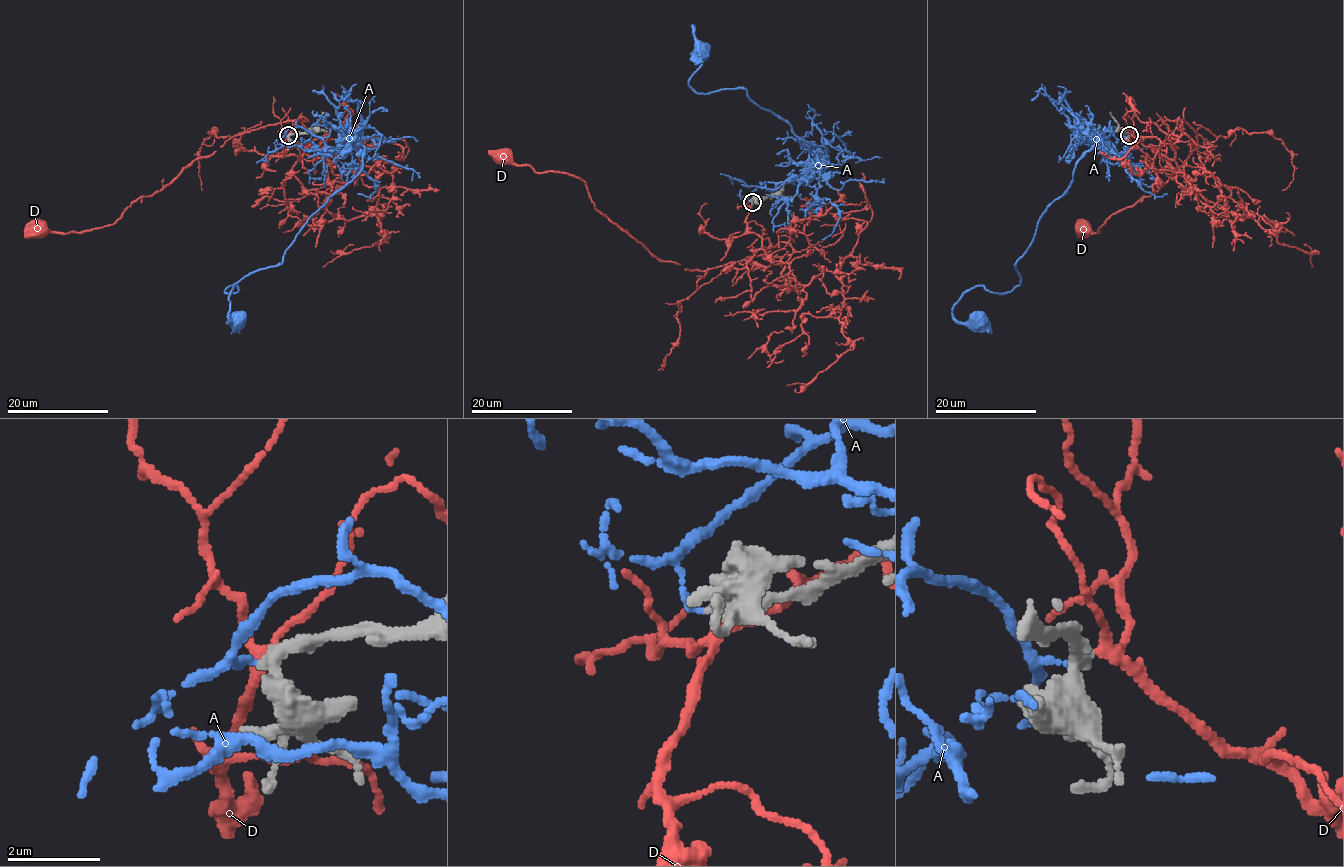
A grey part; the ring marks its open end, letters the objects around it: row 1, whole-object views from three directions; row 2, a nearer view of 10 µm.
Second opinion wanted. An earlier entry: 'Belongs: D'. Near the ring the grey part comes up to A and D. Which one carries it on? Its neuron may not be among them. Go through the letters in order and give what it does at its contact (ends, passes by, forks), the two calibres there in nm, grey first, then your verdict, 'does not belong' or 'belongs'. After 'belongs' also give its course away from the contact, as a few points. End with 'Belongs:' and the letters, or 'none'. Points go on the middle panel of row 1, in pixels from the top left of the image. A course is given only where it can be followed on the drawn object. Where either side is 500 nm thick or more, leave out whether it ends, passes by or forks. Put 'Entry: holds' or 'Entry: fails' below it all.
A: it ends; calibres 340 and 140 nm; does not belong
D: it forks; calibres 320 and 160 nm; belongs; course (753, 202), (746, 229), (793, 251), (688, 270), (604, 216), (578, 177), (501, 154)
Belongs: D
Entry: holds

